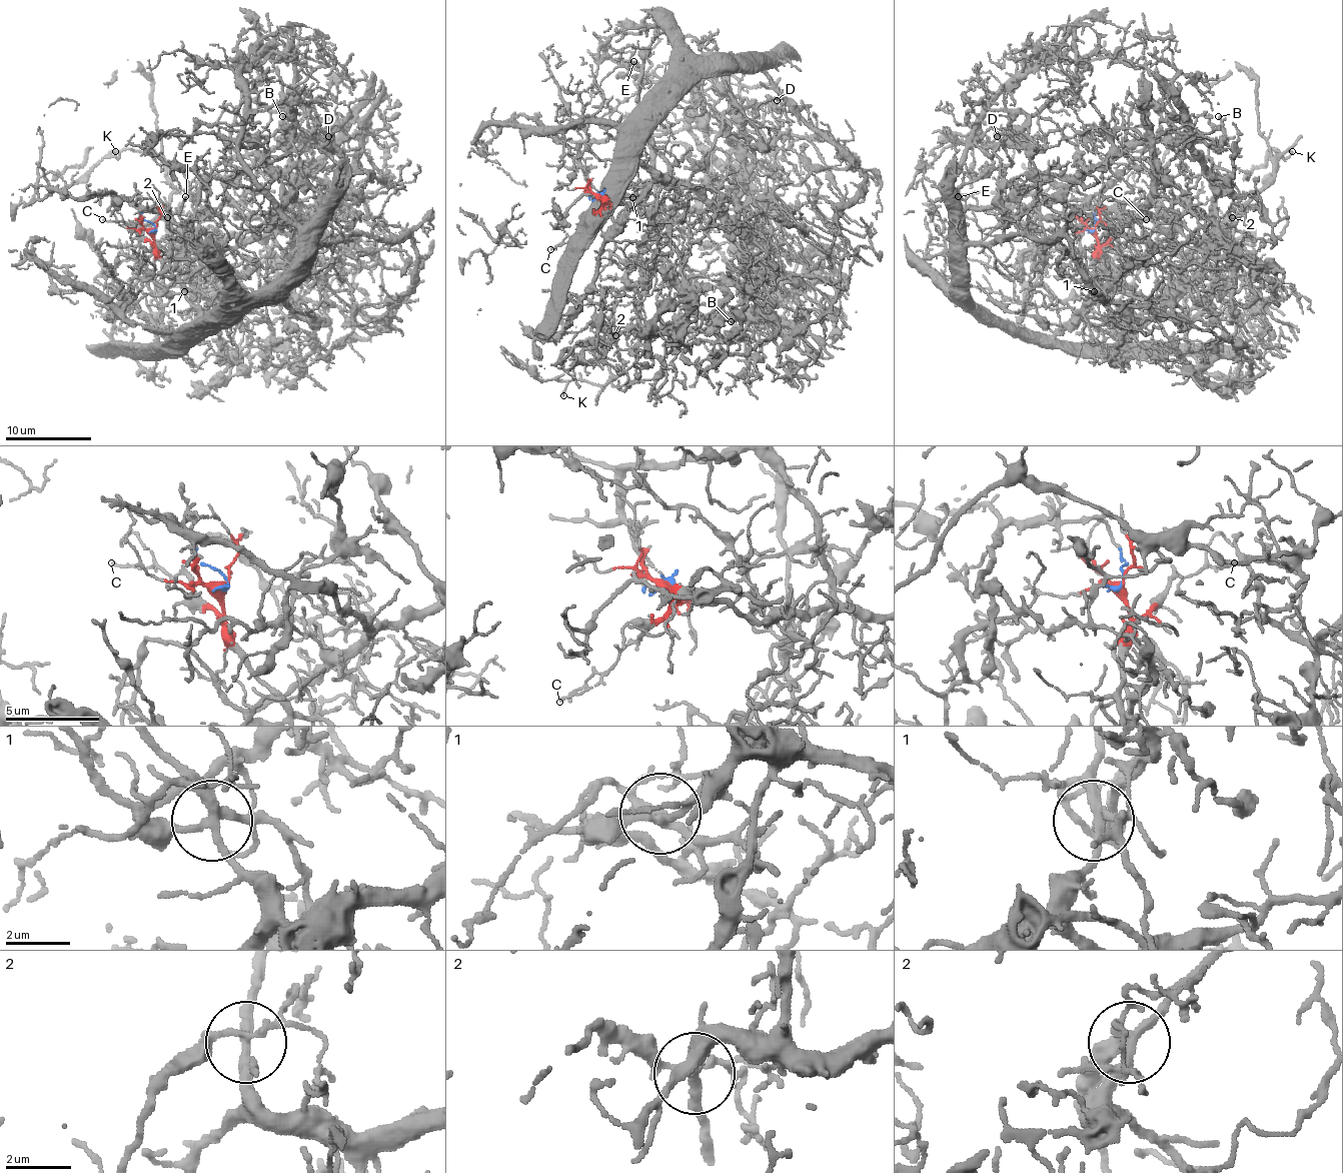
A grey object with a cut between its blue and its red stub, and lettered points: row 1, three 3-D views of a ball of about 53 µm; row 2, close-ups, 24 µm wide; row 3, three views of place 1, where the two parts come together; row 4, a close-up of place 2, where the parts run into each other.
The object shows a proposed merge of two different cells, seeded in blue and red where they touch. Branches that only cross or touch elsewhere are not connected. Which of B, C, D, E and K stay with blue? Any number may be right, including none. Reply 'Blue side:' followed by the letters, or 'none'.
Blue side: B, D, K

